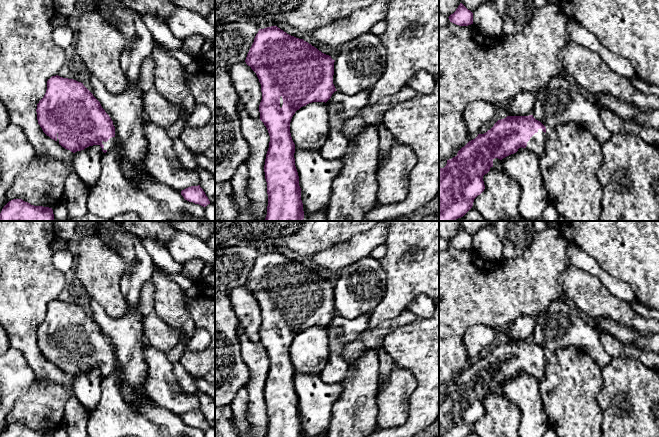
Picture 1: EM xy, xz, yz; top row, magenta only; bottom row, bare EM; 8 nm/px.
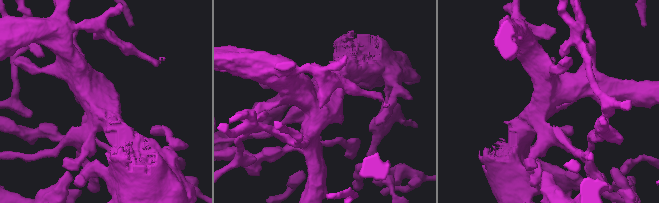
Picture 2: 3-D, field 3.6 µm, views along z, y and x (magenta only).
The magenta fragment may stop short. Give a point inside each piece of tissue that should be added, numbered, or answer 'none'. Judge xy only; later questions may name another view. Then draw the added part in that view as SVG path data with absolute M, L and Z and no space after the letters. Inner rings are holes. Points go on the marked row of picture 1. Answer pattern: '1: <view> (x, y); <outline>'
1: xy (111, 143); M116 135L110 138L107 142L102 141L102 144L104 145L103 150L110 151L116 146L116 143L117 143Z

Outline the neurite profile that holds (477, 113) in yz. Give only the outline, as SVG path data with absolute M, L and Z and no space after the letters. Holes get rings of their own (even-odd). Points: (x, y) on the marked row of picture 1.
M484 100L470 102L464 111L468 134L479 133L480 128L494 117L498 106Z

